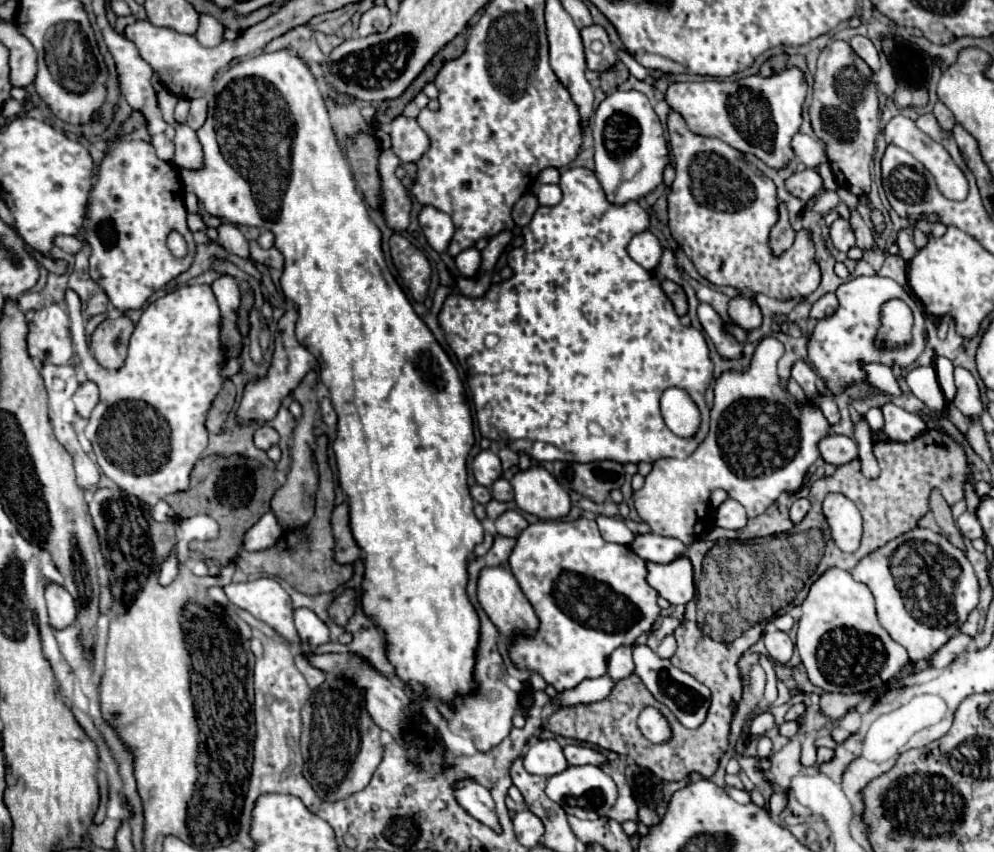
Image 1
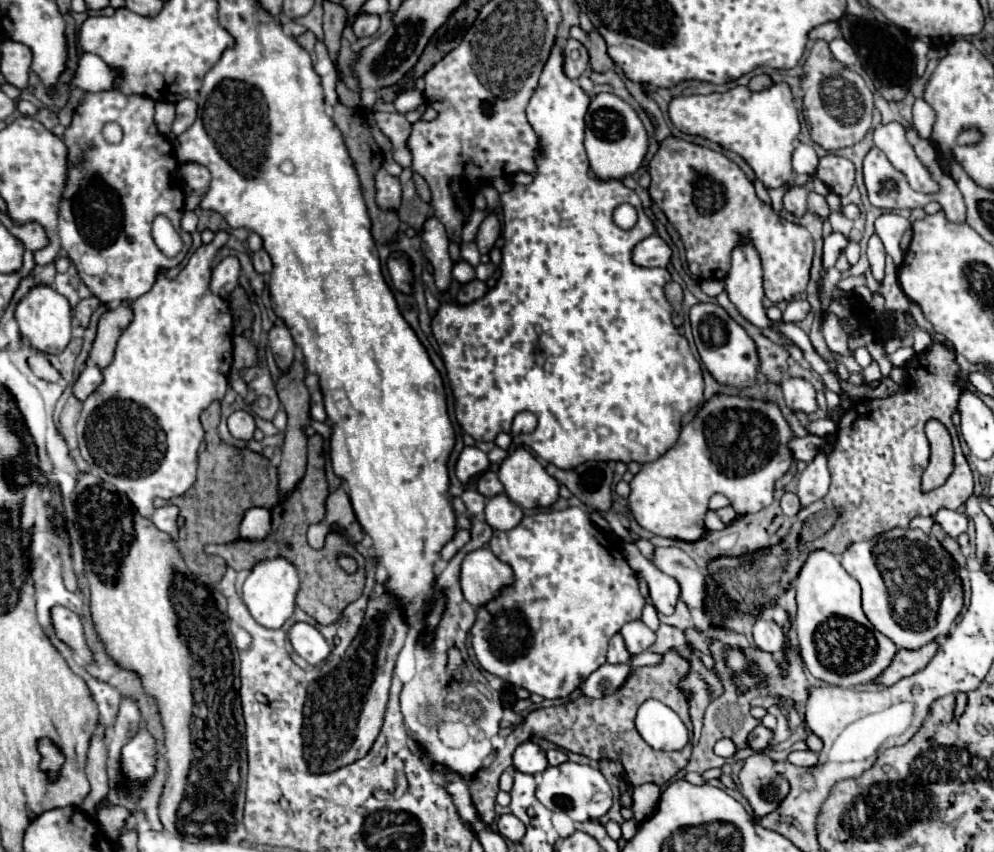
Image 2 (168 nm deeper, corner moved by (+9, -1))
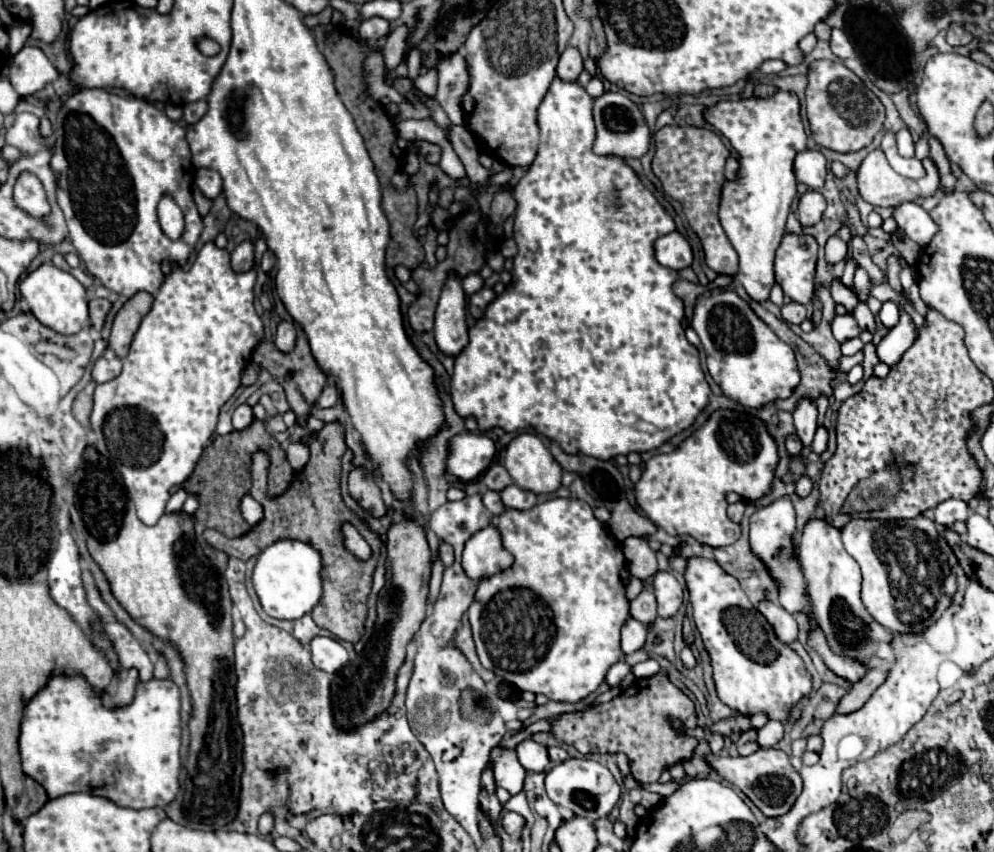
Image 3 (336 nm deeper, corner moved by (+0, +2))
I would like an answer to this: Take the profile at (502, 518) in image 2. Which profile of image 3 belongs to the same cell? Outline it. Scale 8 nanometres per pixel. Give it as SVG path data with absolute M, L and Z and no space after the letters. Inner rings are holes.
M509 485L501 491L501 501L509 509L531 509L537 503L537 495L517 485Z

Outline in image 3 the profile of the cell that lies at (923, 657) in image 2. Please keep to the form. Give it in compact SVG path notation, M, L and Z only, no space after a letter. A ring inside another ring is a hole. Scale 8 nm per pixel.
M873 667L867 673L867 677L863 677L863 681L857 681L855 685L851 685L851 689L839 701L835 713L837 715L847 715L847 713L853 713L853 711L861 709L867 703L867 699L873 695L873 691L883 683L883 677L887 677L887 673Z

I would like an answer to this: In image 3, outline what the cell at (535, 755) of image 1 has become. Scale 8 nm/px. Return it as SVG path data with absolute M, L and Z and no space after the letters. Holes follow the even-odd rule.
M525 739L515 747L515 753L519 757L519 763L527 769L527 771L547 771L551 761L547 755L547 747L543 747L541 743L533 741L533 739Z

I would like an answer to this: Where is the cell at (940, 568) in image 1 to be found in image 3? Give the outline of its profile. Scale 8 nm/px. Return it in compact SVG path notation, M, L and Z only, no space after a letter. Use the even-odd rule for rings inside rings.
M923 515L891 521L851 519L841 529L841 541L861 567L863 605L871 617L889 631L921 633L951 605L955 595L955 573L951 567L957 565L957 559L947 541L937 533L931 519Z

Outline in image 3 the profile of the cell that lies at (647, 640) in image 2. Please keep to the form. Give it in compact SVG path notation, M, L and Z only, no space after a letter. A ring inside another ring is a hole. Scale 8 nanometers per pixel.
M643 581L643 591L635 597L635 601L631 601L631 615L639 621L643 621L645 625L651 625L655 619L657 619L657 613L655 613L655 593L653 593L653 587Z

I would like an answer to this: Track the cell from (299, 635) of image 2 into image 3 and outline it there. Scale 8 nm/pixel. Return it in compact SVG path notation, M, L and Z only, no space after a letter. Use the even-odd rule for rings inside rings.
M315 637L311 641L311 653L313 653L313 665L327 673L337 673L351 663L345 647L331 637Z

